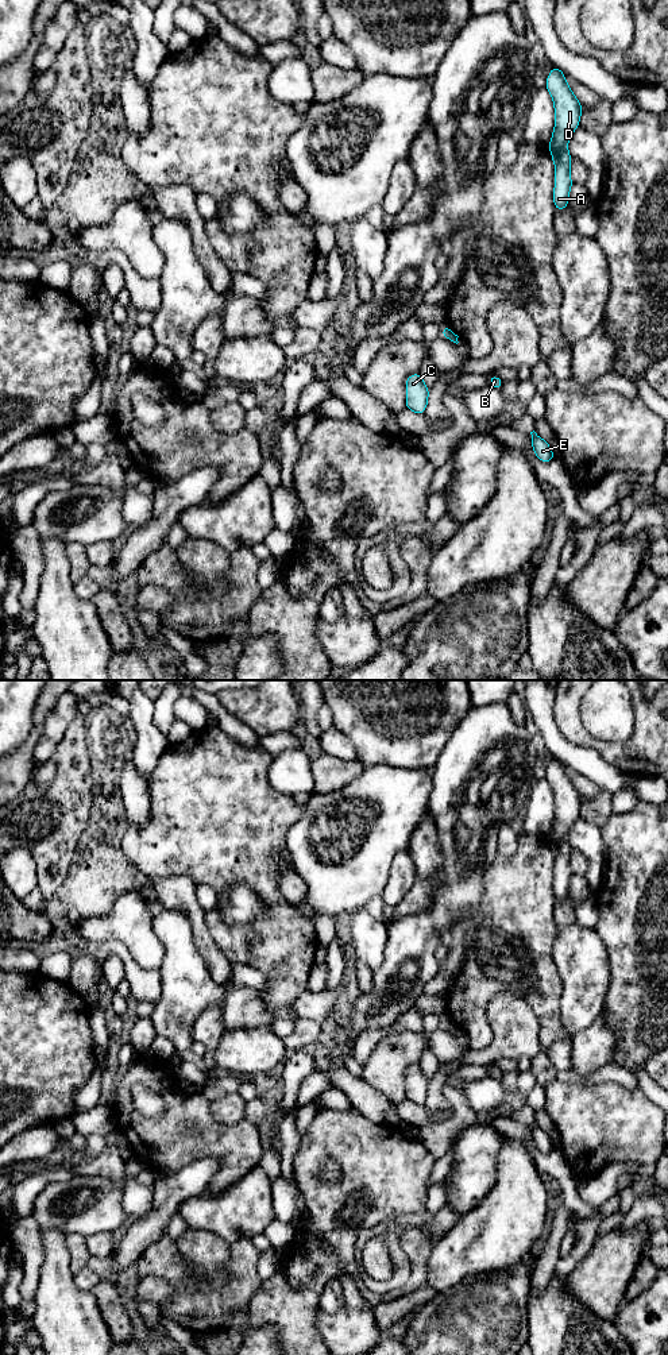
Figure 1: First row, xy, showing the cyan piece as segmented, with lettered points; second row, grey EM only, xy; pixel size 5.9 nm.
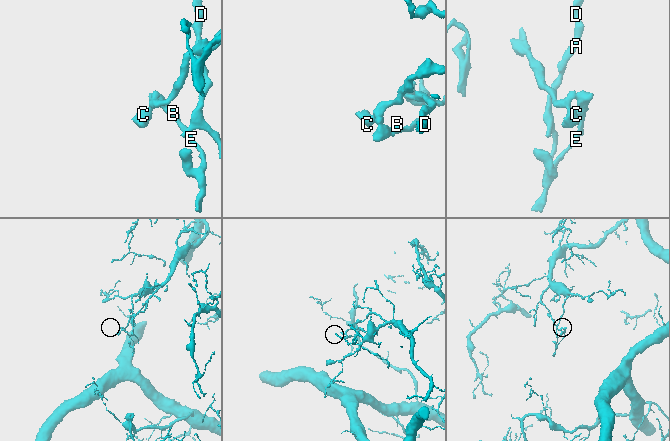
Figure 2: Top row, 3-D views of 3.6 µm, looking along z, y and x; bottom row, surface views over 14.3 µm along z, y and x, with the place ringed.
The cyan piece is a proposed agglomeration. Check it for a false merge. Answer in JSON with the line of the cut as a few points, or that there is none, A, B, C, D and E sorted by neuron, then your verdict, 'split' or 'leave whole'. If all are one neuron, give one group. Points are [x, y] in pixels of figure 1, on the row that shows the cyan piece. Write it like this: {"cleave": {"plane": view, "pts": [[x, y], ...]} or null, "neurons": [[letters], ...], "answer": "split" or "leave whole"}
{"cleave": {"plane": "xy", "pts": [[451, 331], [444, 336]]}, "neurons": [["A", "C", "D"], ["B", "E"]], "answer": "split"}

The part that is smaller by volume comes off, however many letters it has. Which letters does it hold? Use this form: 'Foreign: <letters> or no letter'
Foreign: B, E

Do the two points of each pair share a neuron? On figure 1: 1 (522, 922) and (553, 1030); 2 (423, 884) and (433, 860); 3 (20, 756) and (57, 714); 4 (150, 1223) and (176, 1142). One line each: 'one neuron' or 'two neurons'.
1: one neuron
2: one neuron
3: two neurons
4: two neurons

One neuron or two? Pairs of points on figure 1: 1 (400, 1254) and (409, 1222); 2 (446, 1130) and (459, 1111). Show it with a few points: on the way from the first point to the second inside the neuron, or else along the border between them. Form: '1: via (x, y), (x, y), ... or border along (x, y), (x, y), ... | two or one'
1: via (394, 1245), (394, 1232), (400, 1227) | one
2: via (450, 1126), (459, 1115) | one

